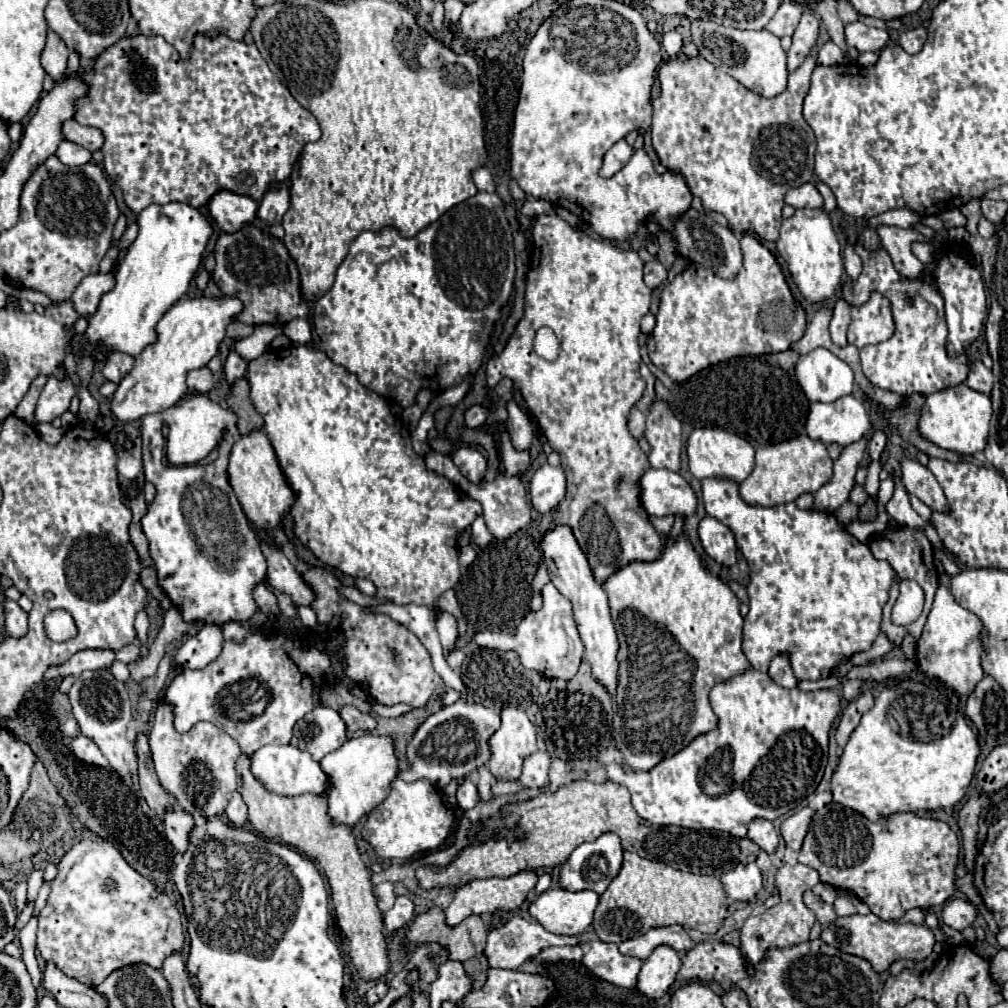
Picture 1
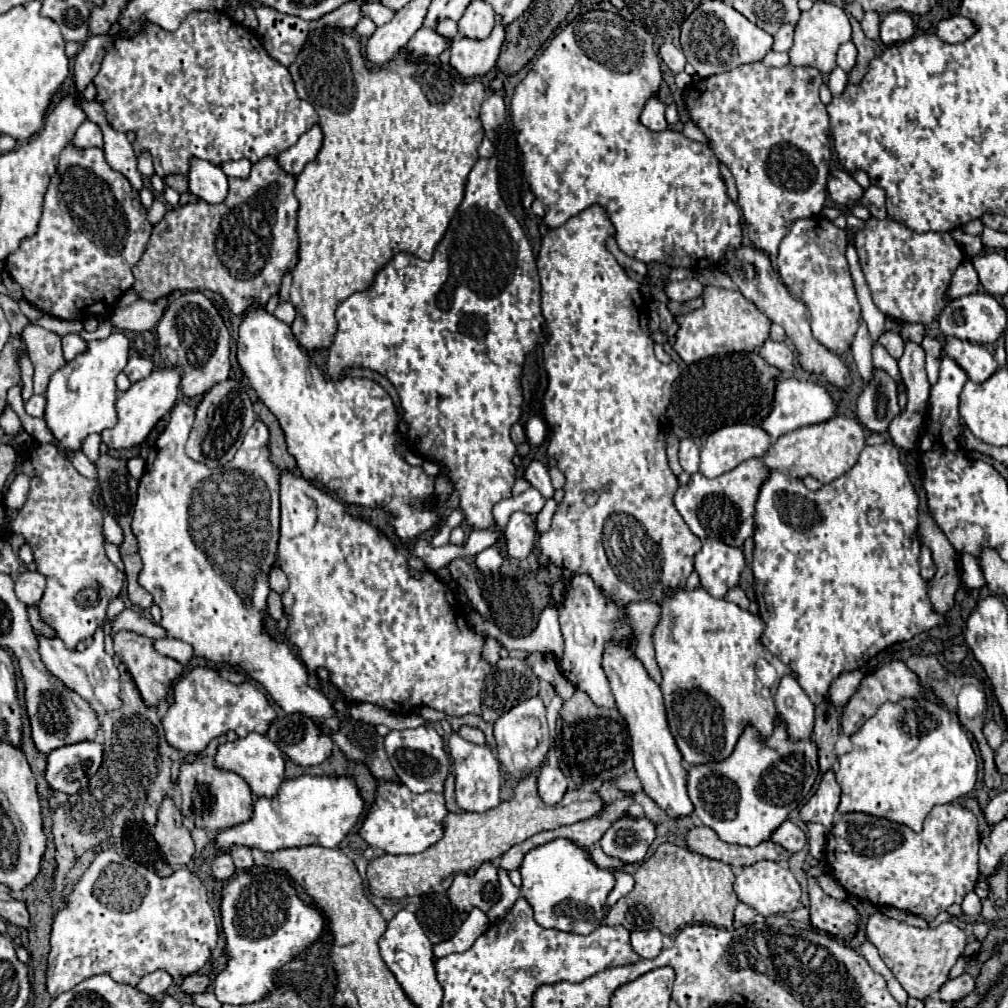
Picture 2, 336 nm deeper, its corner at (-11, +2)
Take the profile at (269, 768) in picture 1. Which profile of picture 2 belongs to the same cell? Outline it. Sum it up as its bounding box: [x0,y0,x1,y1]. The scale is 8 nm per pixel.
[215,734,287,796]

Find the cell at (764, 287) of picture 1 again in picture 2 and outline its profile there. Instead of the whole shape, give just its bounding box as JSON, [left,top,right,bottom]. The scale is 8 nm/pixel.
[673,286,771,364]

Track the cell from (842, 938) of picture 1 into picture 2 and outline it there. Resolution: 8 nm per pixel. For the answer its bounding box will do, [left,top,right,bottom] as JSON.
[865,912,965,998]

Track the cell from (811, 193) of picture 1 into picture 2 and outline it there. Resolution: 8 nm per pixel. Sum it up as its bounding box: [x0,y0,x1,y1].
[827,170,863,208]

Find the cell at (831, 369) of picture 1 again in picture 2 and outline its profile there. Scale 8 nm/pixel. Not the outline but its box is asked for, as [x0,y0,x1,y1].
[759,342,795,372]

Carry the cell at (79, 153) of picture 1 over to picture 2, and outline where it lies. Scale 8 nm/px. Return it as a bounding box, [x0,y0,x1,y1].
[73,120,103,148]

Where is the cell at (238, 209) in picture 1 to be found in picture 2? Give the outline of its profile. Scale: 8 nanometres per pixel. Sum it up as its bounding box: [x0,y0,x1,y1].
[189,158,229,204]

